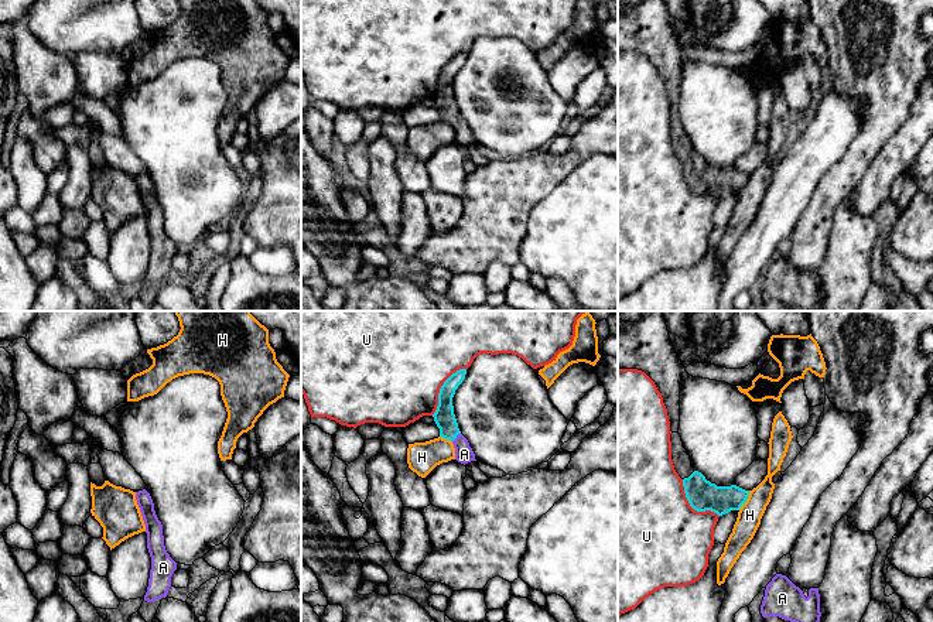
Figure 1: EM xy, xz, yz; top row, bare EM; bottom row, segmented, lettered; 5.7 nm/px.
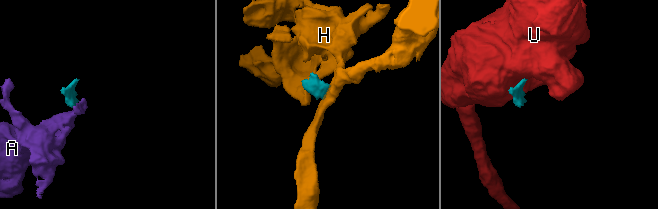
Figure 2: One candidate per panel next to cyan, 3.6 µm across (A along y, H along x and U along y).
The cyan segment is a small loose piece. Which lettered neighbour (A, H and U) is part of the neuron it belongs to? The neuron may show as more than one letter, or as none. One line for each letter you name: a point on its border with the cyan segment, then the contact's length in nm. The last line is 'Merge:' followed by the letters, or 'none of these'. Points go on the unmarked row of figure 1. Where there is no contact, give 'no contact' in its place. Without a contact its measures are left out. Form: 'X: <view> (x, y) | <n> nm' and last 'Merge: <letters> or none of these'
A: xz (455, 120) | 70 nm
Merge: A

